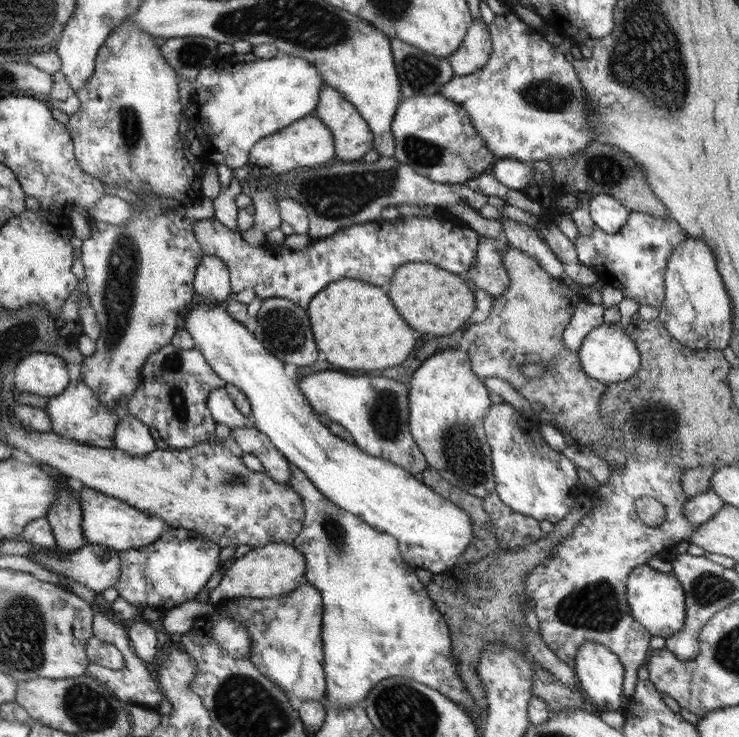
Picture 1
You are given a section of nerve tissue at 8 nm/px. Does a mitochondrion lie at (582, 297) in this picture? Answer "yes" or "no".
no

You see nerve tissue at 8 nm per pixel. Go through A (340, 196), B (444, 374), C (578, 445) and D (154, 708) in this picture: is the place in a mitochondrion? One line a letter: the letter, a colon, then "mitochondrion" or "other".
A: mitochondrion
B: other
C: other
D: other

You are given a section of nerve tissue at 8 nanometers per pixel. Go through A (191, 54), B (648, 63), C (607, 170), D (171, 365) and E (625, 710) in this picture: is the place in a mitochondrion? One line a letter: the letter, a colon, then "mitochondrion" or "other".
A: mitochondrion
B: mitochondrion
C: mitochondrion
D: mitochondrion
E: other

